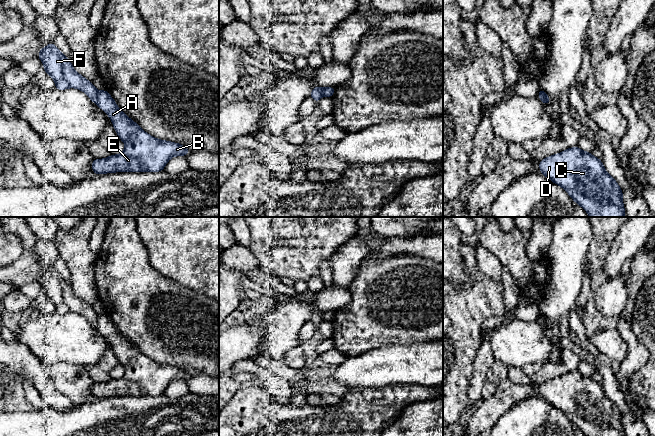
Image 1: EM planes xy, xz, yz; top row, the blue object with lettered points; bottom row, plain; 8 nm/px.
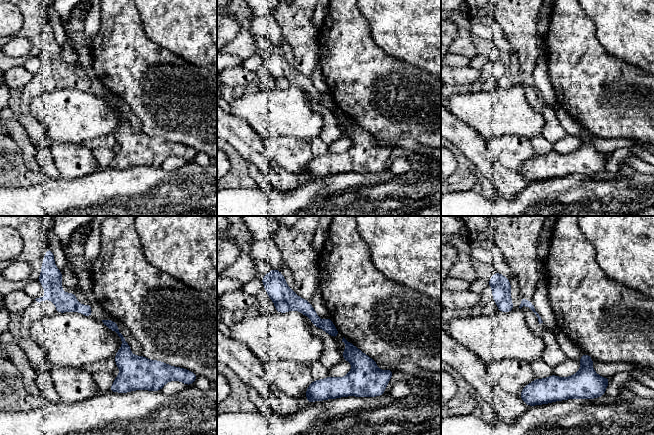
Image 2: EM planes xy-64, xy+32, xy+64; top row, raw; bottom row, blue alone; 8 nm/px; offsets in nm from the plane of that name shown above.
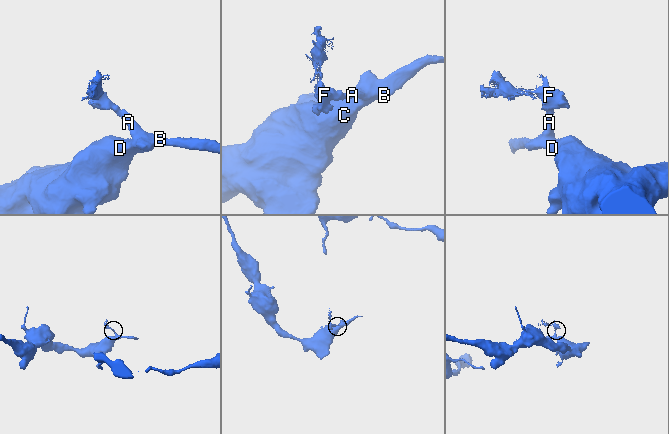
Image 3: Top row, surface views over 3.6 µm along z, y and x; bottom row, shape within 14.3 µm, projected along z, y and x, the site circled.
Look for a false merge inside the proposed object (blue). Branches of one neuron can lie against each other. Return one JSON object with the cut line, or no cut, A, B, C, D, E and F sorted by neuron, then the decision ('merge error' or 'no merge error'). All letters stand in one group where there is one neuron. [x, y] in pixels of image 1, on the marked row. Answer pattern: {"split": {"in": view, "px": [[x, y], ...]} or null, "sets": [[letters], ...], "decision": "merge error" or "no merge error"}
{"split": {"in": "xy", "px": [[99, 92], [96, 103]]}, "sets": [["A", "B", "C", "D", "E"], ["F"]], "decision": "merge error"}

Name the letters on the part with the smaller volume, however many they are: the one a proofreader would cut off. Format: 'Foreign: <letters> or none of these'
Foreign: F

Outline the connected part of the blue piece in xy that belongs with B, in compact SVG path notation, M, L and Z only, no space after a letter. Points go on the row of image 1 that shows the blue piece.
M107 90L98 93L96 103L108 114L120 140L125 143L121 154L108 158L94 159L92 170L95 175L115 172L159 172L174 156L191 153L180 143L159 140L142 130L117 105Z

